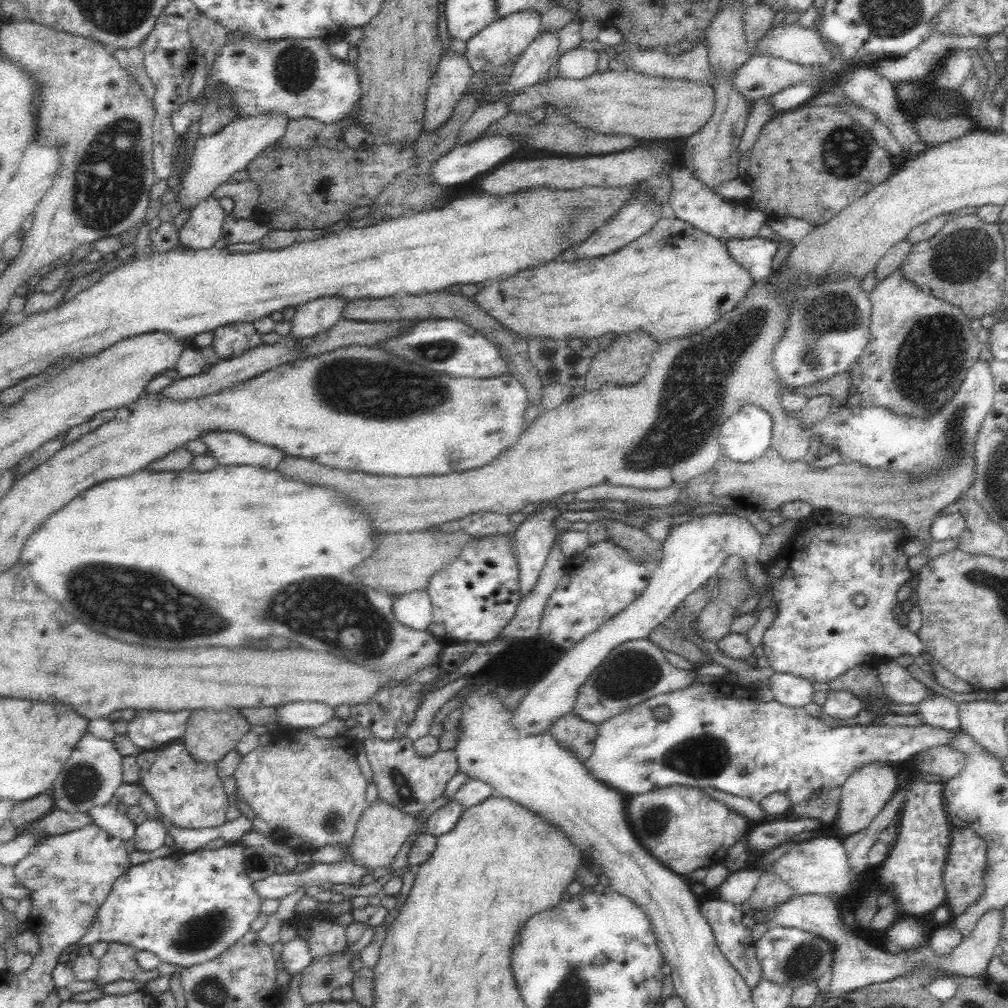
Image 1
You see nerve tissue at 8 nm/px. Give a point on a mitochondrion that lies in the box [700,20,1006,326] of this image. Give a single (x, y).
(971, 249)

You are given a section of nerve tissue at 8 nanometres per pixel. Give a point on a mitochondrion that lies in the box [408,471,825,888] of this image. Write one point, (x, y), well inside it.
(631, 672)

